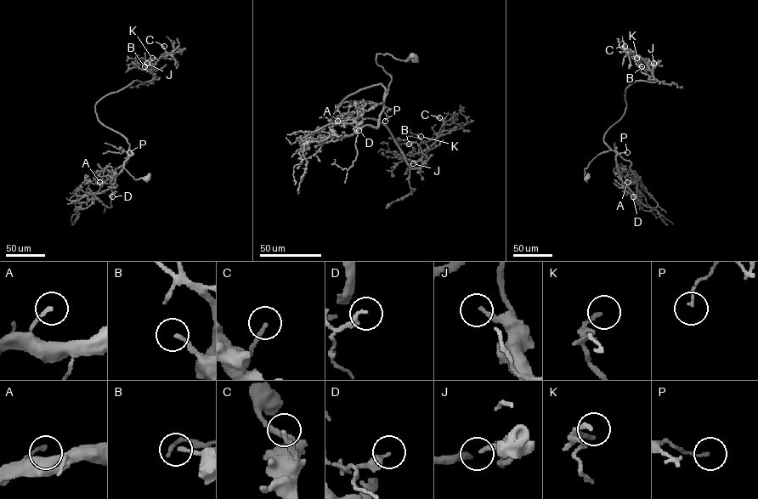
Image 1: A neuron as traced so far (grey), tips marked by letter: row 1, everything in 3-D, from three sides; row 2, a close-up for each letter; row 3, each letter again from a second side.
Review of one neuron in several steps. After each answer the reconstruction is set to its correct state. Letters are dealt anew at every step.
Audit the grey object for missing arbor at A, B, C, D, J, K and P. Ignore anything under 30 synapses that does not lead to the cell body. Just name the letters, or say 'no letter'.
no letter

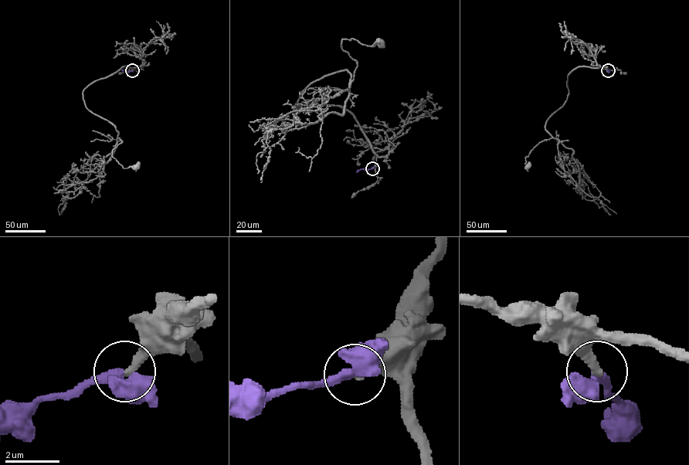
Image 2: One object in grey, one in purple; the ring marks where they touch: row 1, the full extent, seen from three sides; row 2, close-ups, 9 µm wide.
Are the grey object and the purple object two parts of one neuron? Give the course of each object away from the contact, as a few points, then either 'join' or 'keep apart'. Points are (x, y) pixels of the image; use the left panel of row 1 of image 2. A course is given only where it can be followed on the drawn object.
grey runs (132, 70), (123, 66), (96, 80), (83, 98), (117, 132), (122, 142), (112, 156), (124, 168), (137, 165); purple runs (131, 70), (121, 69); join

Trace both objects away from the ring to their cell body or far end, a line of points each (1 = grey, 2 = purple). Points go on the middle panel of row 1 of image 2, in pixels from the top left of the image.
1: (372, 168), (349, 112), (295, 105), (325, 76), (354, 78), (343, 39), (380, 43)
2: (372, 168), (363, 168), (356, 172)

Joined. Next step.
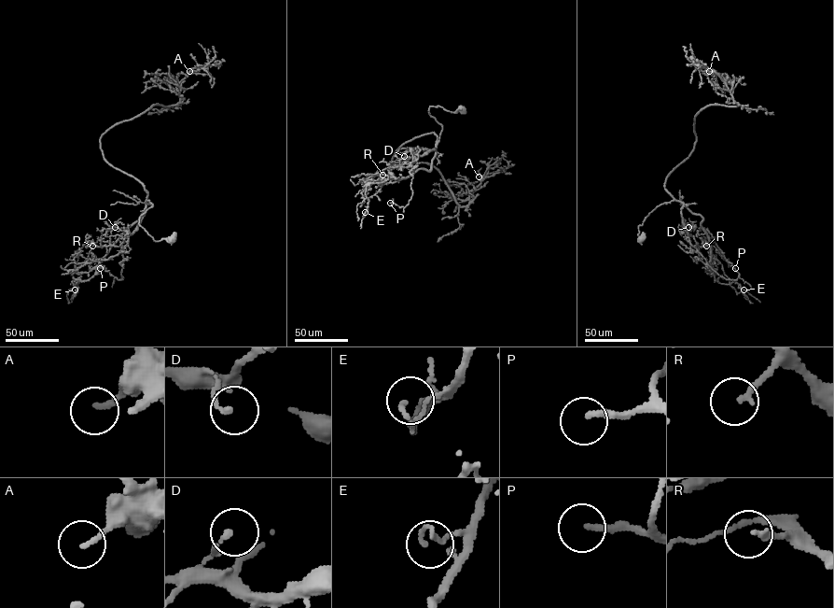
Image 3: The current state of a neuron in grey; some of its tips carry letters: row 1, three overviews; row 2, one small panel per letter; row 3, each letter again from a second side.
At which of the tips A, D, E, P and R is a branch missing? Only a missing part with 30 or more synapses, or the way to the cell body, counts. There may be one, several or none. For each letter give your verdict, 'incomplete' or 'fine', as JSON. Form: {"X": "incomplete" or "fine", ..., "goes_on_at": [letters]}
{"A": "fine", "D": "fine", "E": "fine", "P": "fine", "R": "incomplete", "goes_on_at": ["R"]}

